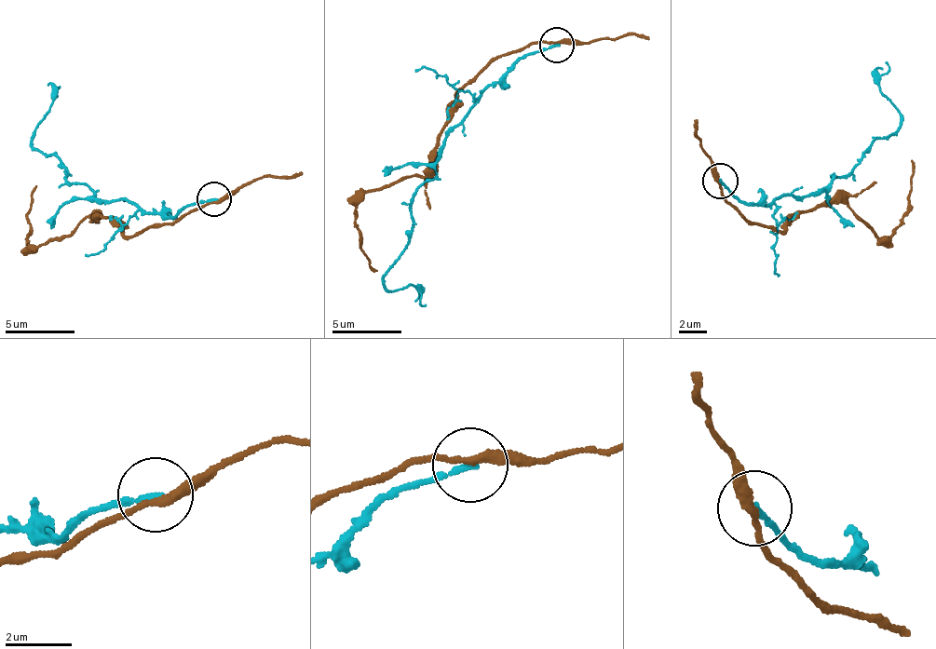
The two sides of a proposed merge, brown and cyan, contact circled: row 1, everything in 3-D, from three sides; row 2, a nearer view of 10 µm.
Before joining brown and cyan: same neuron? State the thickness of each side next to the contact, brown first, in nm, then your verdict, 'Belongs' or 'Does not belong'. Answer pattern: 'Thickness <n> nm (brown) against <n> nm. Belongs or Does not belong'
Thickness 240 nm (brown) against 170 nm. Does not belong

